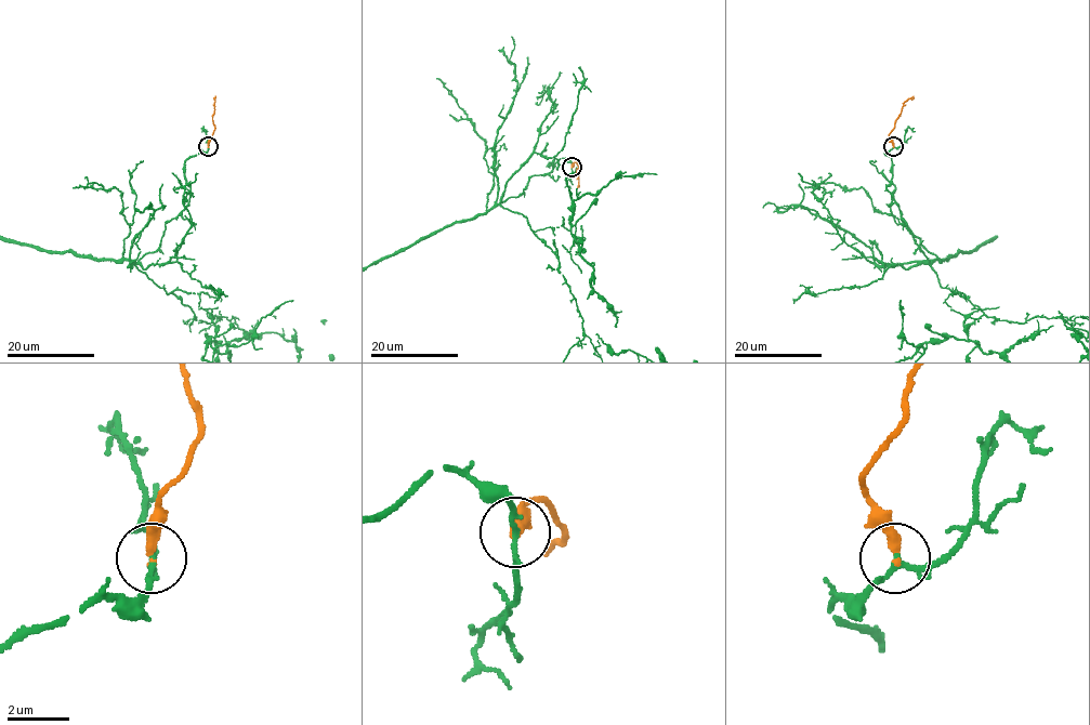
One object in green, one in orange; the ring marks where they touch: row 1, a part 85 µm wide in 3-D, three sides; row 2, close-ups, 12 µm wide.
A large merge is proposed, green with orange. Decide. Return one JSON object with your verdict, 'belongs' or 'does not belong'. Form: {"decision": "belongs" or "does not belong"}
{"decision": "belongs"}

